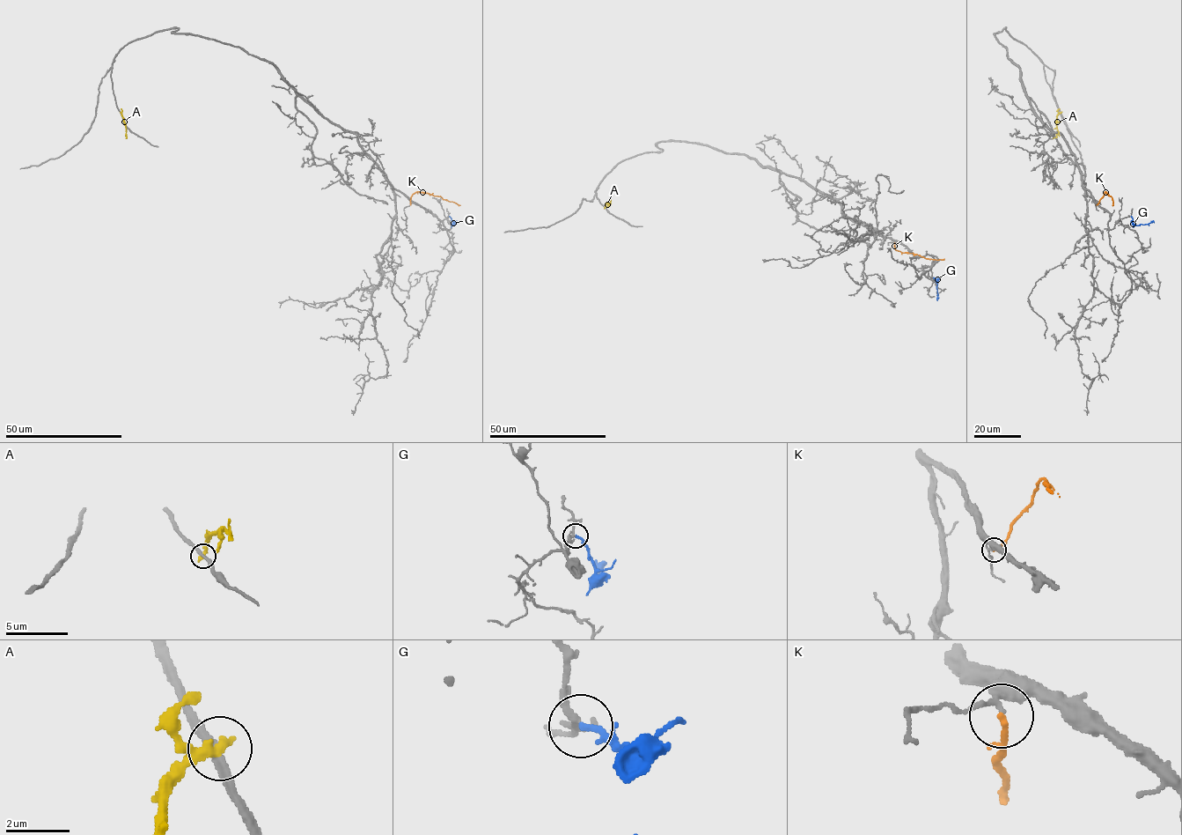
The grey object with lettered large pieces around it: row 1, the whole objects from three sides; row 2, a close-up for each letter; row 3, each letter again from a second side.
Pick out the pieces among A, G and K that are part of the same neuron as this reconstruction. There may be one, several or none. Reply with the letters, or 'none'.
G

